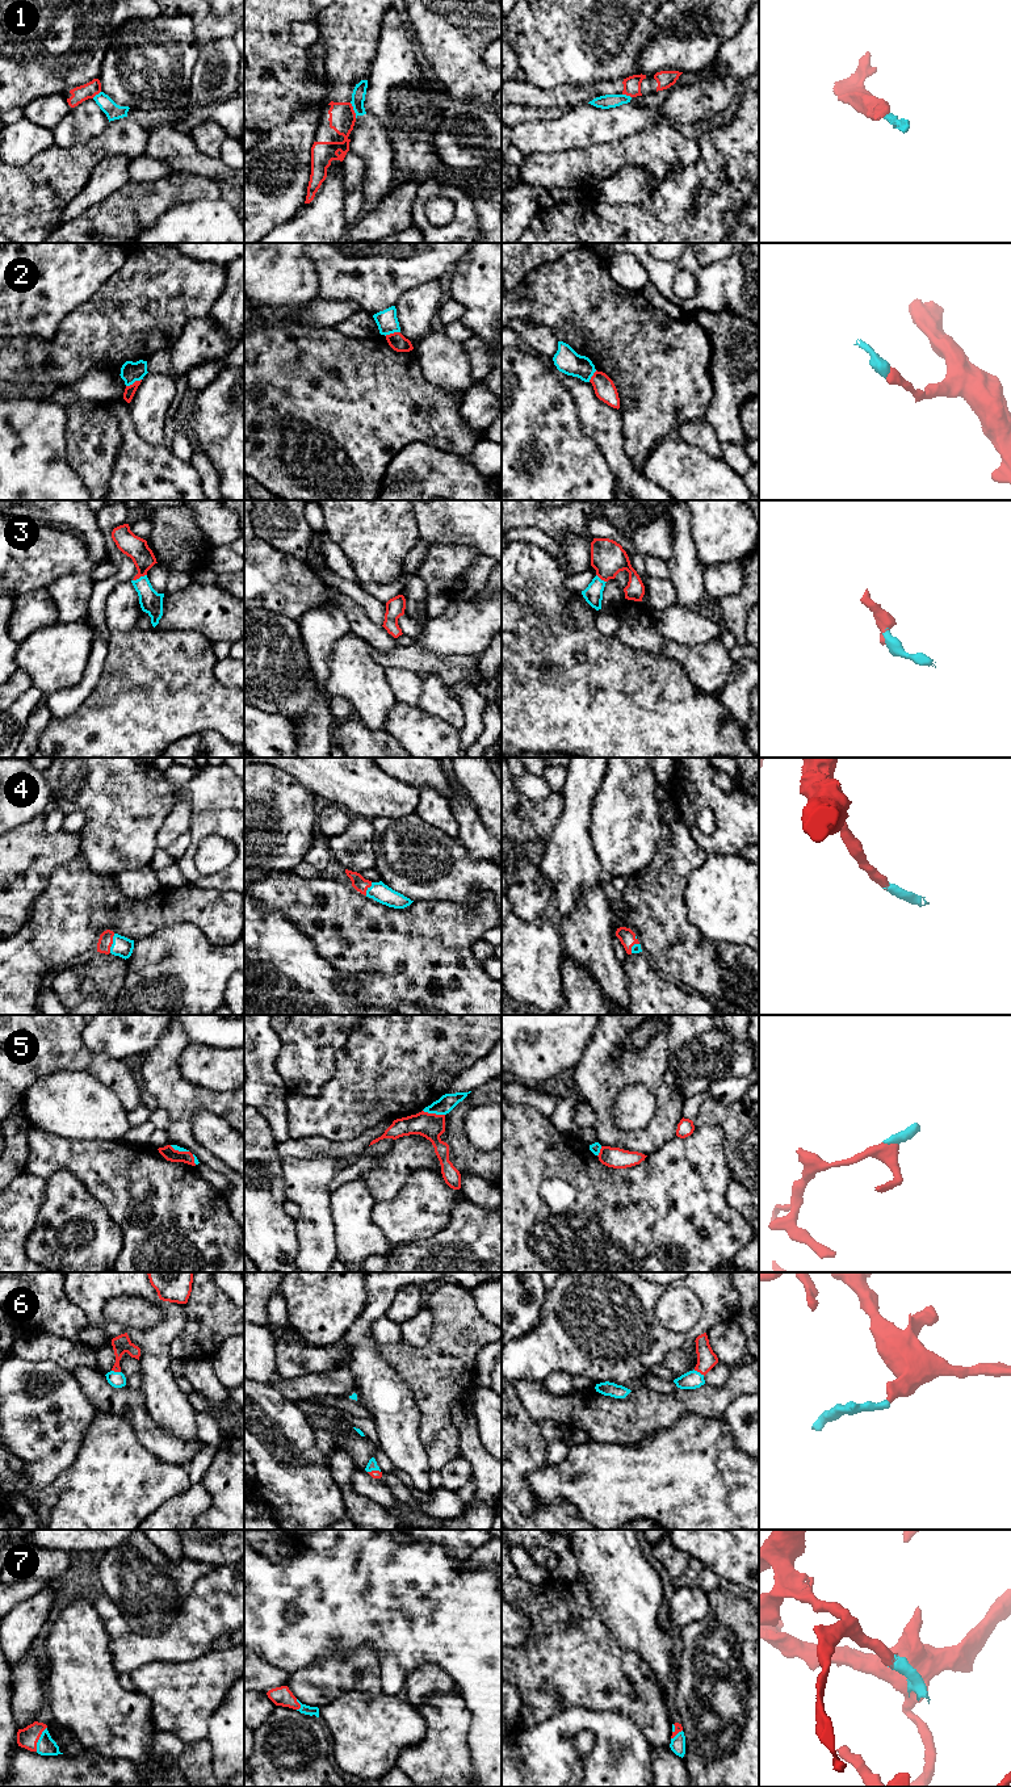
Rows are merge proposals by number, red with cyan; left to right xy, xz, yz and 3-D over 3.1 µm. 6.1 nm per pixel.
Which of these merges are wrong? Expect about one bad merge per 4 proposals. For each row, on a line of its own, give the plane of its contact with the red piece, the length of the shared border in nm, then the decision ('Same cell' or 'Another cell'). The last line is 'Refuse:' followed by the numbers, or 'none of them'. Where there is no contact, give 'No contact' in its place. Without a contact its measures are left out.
1: Touches red in xz. Shared border 100 nm. Another cell
2: Touches red in xy. Shared border 110 nm. Another cell
3: Touches red in xy. Shared border 100 nm. Same cell
4: Touches red in xy. Shared border 120 nm. Same cell
5: Touches red in xz. Shared border 140 nm. Same cell
6: Touches red in yz. Shared border 80 nm. Same cell
7: Touches red in xy. Shared border 170 nm. Same cell
Refuse: 1, 2

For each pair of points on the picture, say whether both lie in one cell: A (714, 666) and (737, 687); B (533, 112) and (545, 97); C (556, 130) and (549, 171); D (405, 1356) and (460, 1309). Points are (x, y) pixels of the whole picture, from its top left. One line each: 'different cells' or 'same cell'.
A: different cells
B: different cells
C: different cells
D: same cell

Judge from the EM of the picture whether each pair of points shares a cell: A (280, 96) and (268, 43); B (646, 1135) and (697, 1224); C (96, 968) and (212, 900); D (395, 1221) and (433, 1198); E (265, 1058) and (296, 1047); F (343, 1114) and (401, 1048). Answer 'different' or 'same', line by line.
A: same
B: different
C: different
D: same
E: different
F: same

